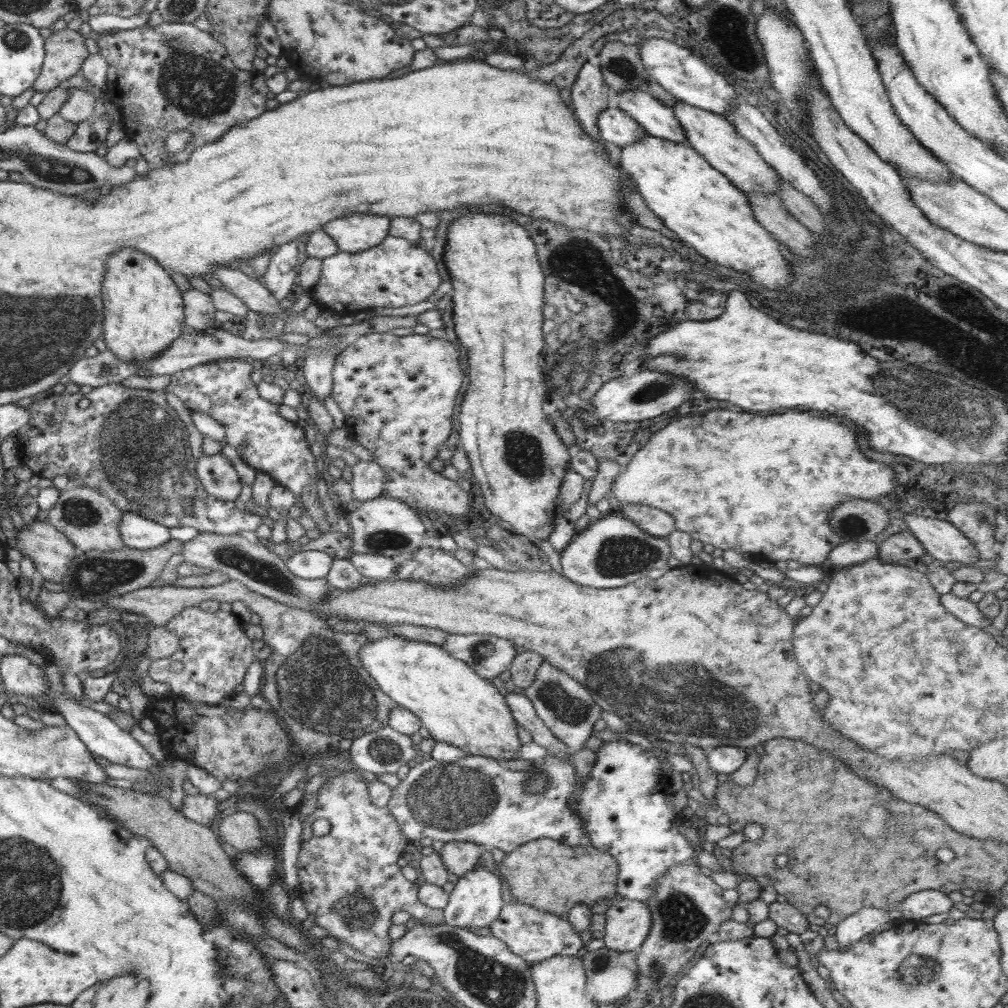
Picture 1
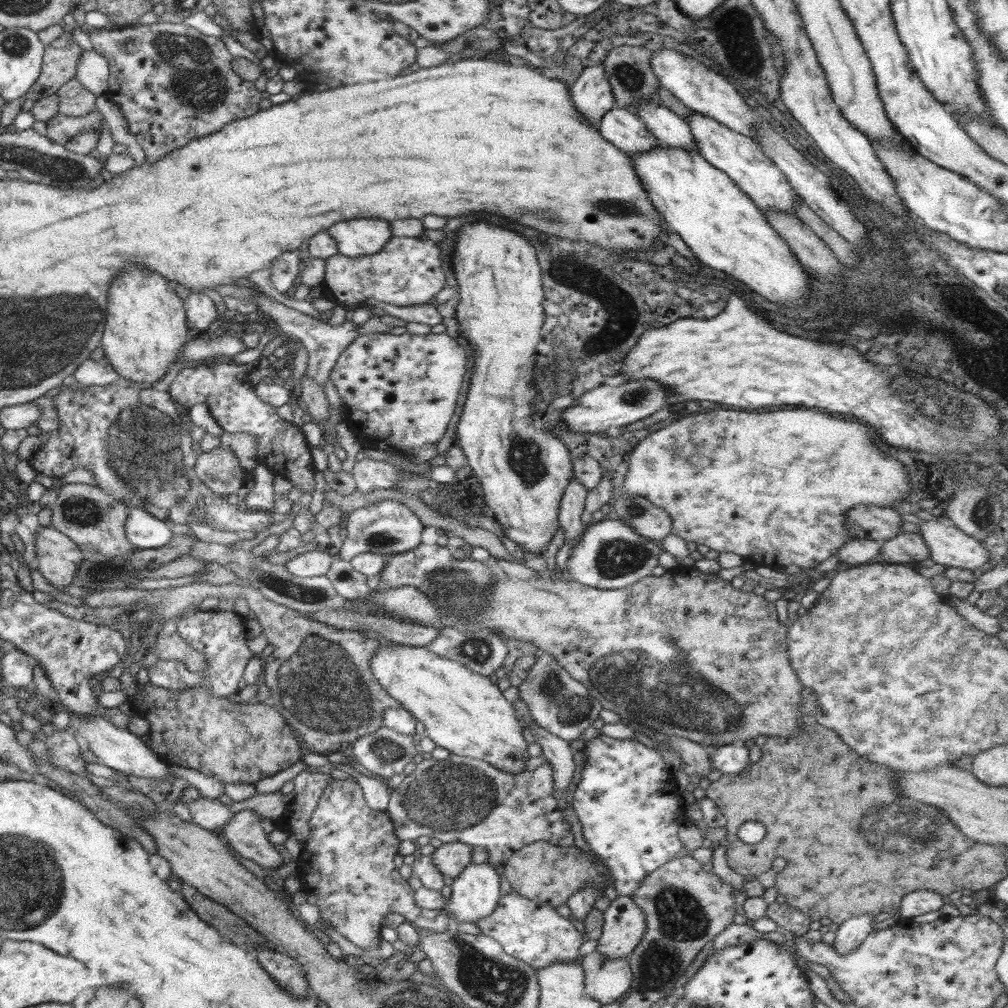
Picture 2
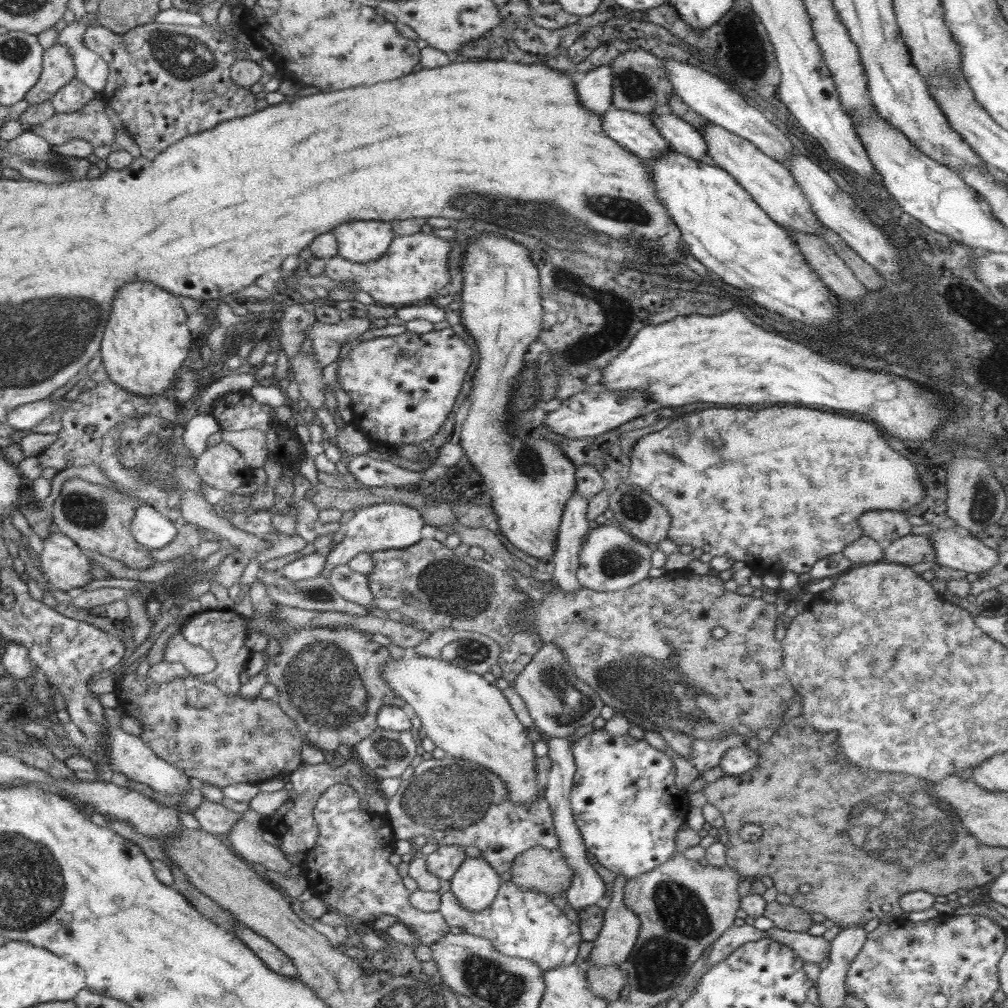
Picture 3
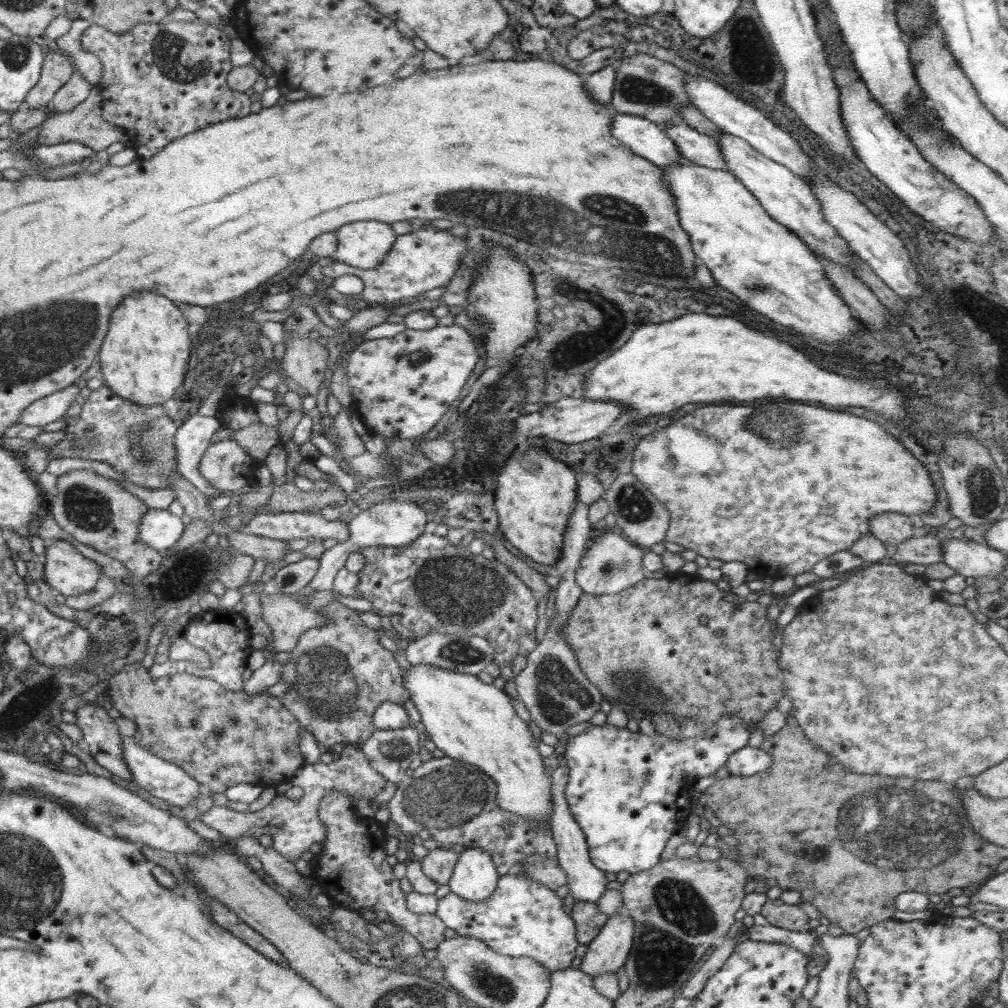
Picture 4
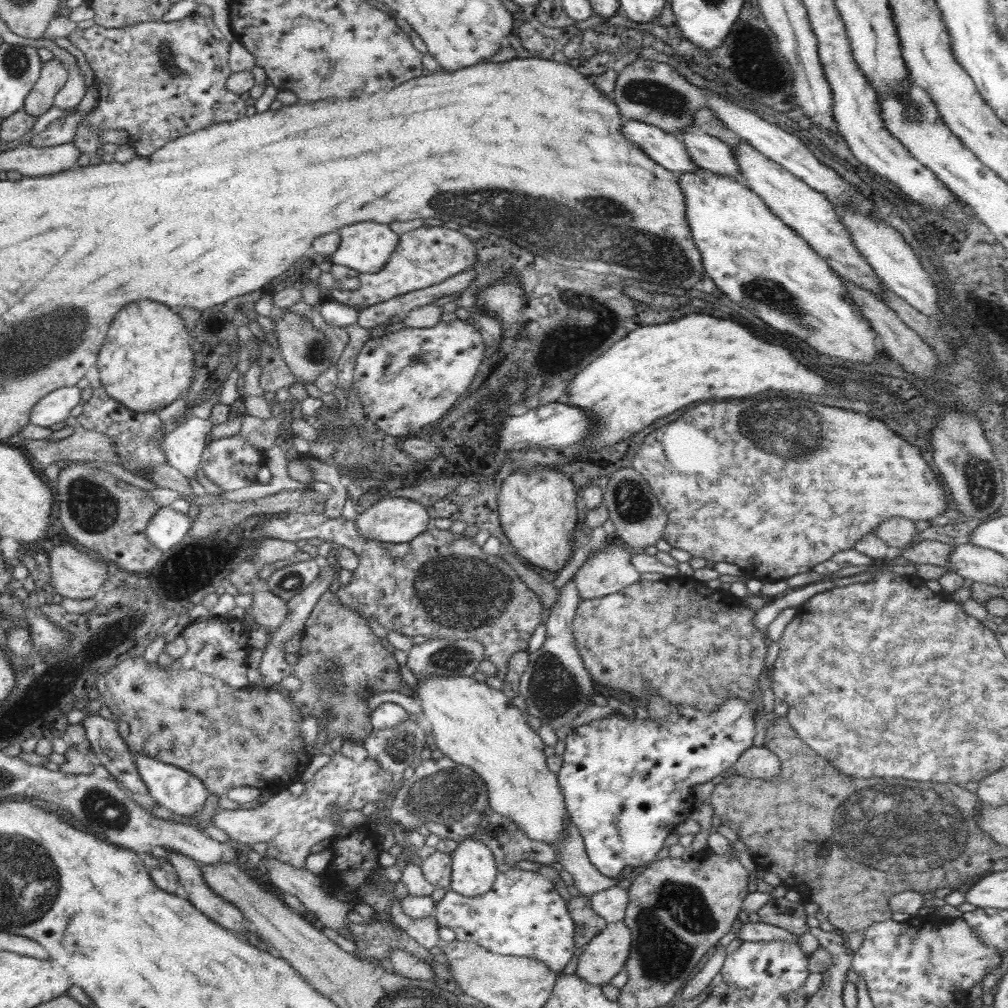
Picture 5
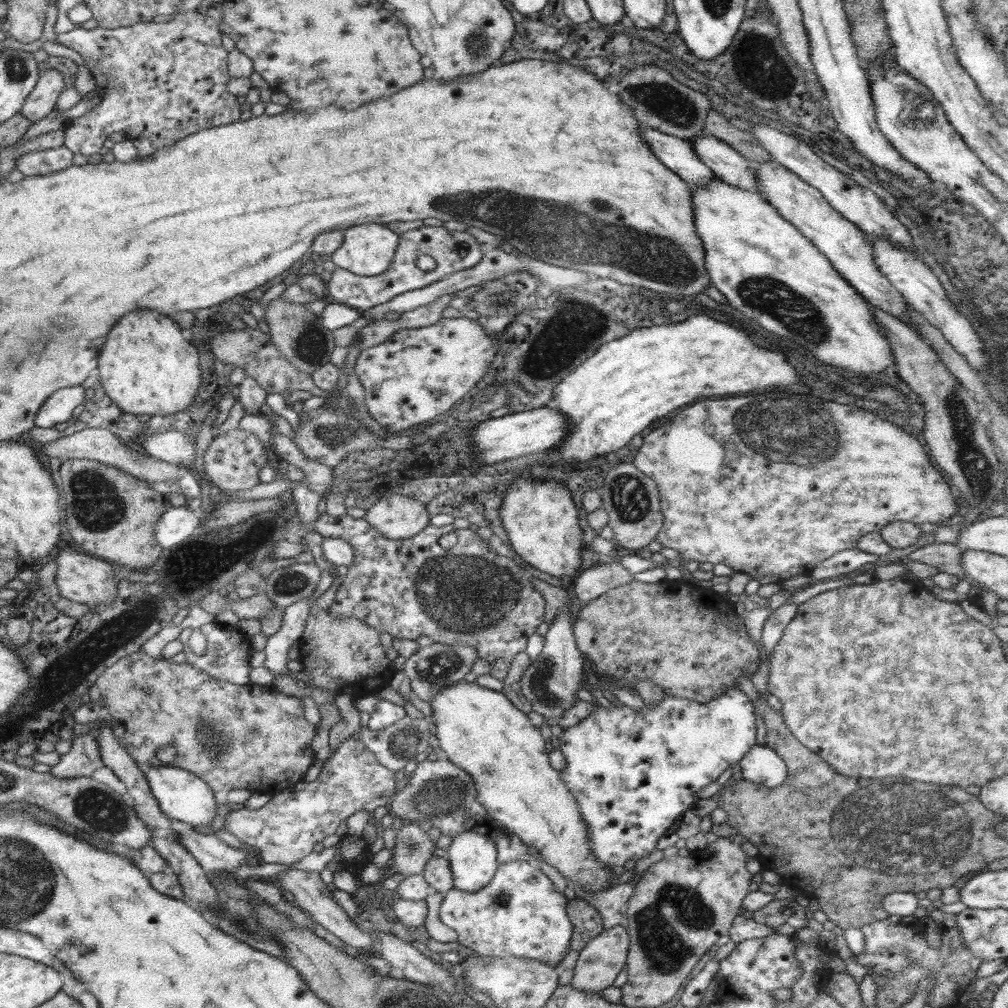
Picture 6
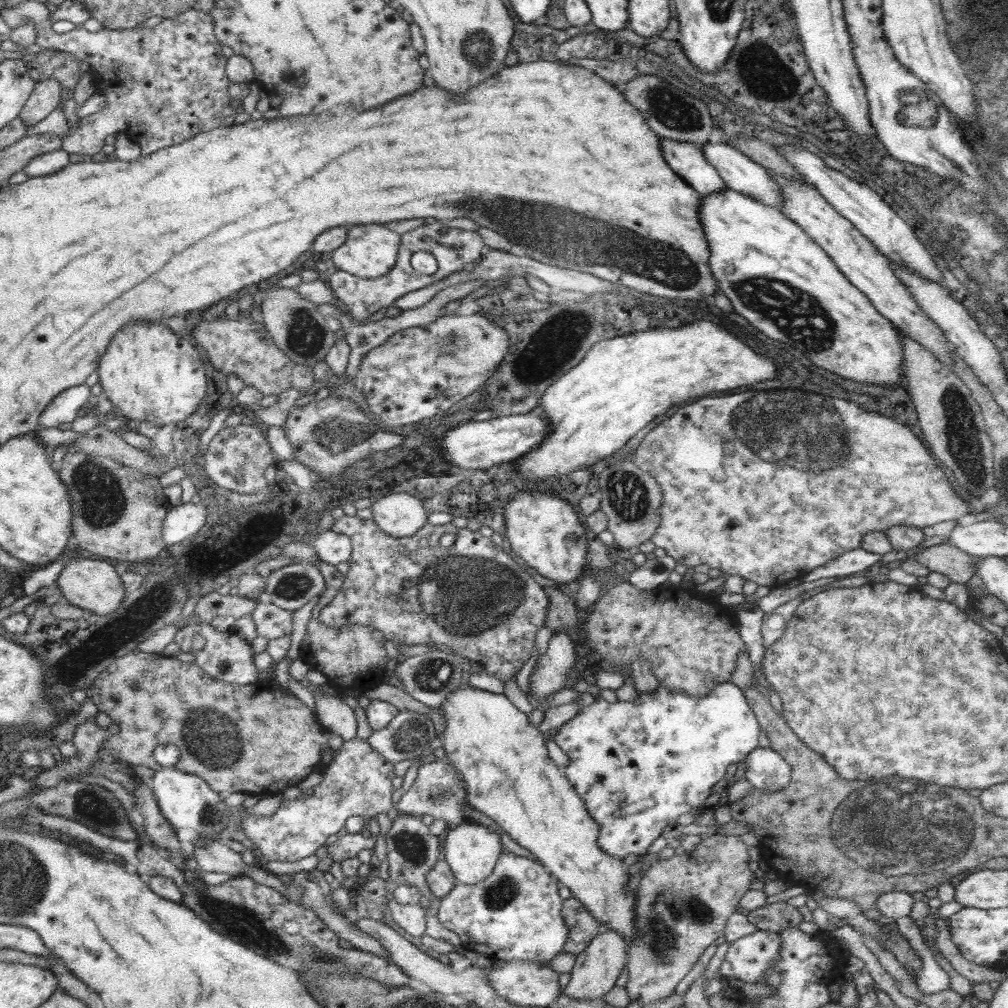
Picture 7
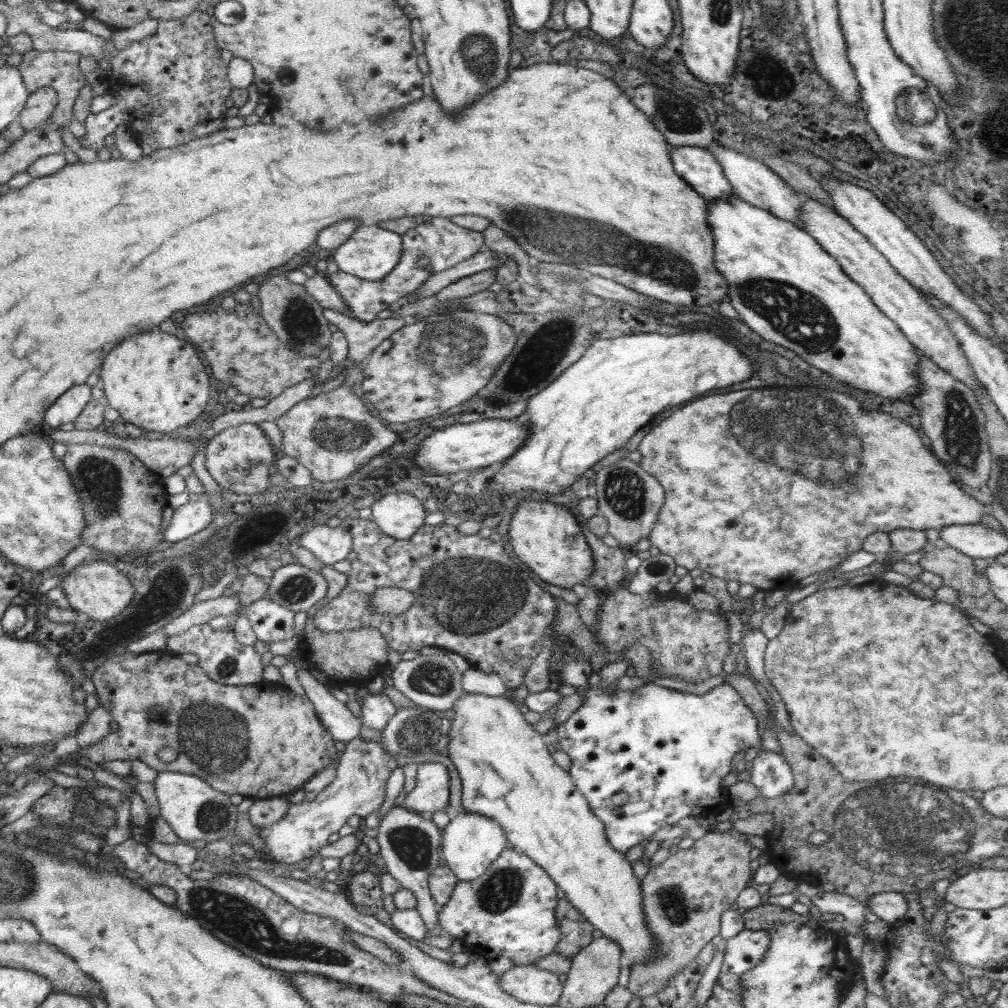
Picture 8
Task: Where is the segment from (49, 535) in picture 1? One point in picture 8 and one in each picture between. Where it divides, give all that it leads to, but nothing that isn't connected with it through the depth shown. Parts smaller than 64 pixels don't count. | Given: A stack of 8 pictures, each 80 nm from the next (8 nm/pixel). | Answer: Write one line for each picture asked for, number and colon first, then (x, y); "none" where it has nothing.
2: (57, 557)
3: (65, 566)
4: (68, 572)
5: (72, 574)
6: (82, 578)
7: (86, 582)
8: (97, 588)

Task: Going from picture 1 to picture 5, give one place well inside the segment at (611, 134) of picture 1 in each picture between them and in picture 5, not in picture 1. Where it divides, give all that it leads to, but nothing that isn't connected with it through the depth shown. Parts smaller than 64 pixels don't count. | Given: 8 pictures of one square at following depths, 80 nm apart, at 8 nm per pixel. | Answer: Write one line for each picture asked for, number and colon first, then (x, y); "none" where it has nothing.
2: (624, 129)
3: (635, 132)
4: (646, 139)
5: (666, 149)

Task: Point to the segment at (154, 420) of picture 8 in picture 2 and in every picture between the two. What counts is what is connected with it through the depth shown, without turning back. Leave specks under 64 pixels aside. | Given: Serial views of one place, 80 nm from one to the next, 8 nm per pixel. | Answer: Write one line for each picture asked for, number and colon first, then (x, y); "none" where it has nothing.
2: (146, 331)
3: (146, 341)
4: (143, 358)
5: (146, 363)
6: (146, 367)
7: (149, 374)

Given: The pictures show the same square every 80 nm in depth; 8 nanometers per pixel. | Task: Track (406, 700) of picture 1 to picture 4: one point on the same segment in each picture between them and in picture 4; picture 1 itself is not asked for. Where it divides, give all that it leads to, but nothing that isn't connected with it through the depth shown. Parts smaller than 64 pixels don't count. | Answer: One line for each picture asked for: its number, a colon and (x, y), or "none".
2: (464, 712)
3: (467, 717)
4: (471, 721)

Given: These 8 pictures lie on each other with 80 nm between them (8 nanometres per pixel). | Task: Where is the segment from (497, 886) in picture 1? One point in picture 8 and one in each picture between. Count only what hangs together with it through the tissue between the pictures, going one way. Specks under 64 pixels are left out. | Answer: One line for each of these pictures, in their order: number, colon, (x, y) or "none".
2: (476, 890)
3: (475, 884)
4: (474, 878)
5: (473, 869)
6: (472, 856)
7: (471, 849)
8: (470, 842)

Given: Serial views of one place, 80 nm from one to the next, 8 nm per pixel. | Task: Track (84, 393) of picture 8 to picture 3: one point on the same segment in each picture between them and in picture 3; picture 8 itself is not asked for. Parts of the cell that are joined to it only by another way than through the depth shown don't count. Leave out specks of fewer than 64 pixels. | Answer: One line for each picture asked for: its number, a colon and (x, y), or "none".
3: (23, 418)
4: (51, 408)
5: (56, 406)
6: (61, 406)
7: (69, 404)

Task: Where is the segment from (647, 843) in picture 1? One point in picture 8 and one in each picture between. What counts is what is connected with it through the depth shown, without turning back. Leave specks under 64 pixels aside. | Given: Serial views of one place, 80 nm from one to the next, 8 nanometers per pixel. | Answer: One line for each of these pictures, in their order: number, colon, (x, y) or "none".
2: (624, 800)
3: (625, 803)
4: (629, 792)
5: (627, 783)
6: (634, 773)
7: (667, 746)
8: (656, 744)

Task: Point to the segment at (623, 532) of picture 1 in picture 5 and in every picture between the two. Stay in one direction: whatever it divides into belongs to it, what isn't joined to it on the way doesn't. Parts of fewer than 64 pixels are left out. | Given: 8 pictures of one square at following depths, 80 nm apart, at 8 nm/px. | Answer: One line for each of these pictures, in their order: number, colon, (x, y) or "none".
2: (609, 555)
3: (611, 559)
4: (611, 564)
5: (609, 570)

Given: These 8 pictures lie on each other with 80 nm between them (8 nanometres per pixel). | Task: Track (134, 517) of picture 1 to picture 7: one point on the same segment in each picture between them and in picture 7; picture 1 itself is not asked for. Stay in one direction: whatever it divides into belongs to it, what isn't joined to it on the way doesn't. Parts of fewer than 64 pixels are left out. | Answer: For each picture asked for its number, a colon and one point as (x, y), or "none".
2: (143, 530)
3: (151, 529)
4: (160, 529)
5: (168, 527)
6: (176, 524)
7: (184, 520)

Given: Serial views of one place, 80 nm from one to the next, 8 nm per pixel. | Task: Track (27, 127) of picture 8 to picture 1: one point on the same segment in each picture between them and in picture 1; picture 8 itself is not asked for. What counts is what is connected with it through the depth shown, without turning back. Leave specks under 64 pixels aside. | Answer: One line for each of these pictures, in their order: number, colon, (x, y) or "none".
1: (65, 51)
2: (60, 60)
3: (58, 68)
4: (56, 70)
5: (53, 75)
6: (42, 100)
7: (46, 96)

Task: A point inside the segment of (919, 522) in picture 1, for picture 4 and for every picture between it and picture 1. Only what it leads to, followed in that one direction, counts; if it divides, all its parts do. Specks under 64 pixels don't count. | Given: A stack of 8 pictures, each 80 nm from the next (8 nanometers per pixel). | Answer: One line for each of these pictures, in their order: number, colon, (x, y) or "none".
2: (949, 546)
3: (967, 553)
4: (967, 558)

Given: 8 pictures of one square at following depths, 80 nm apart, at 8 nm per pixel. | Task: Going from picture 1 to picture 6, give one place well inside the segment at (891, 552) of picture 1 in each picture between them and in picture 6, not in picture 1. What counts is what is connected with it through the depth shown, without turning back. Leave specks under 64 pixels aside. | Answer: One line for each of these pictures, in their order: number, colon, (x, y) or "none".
2: (908, 548)
3: (912, 549)
4: (921, 549)
5: (933, 552)
6: (945, 557)

